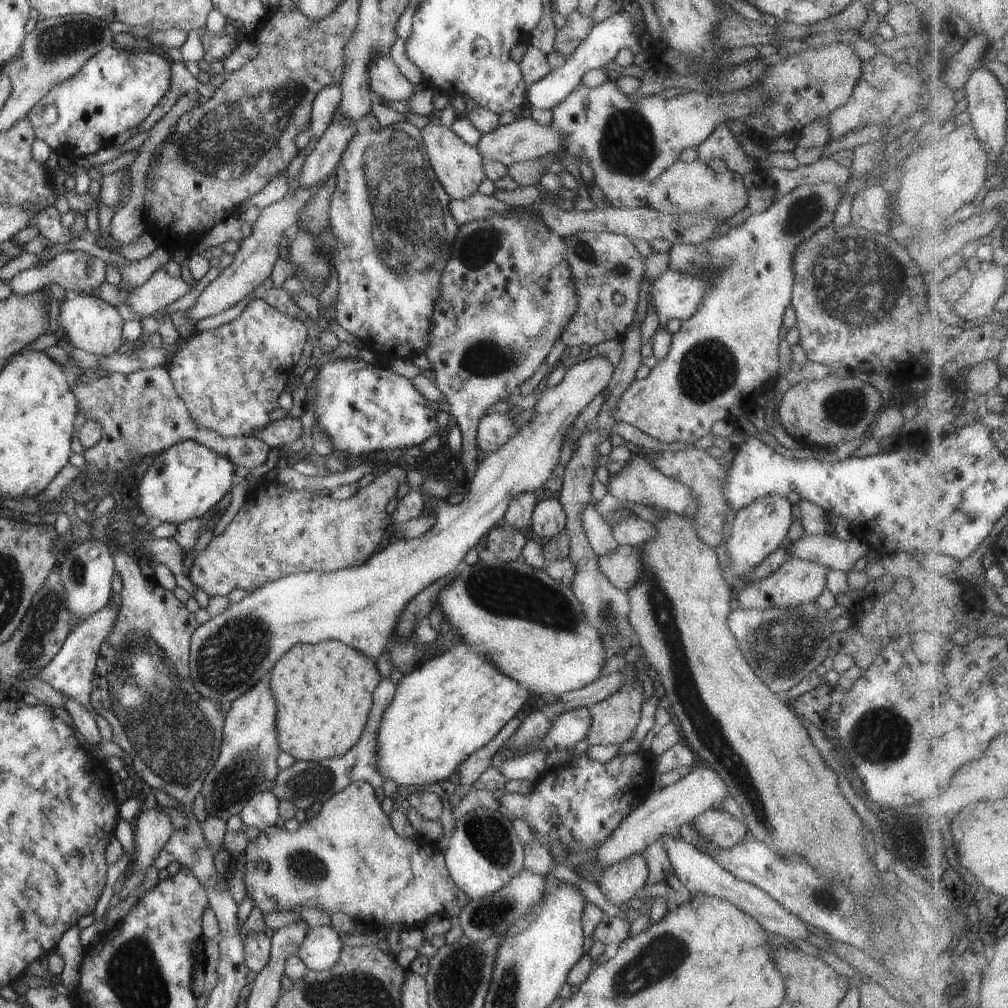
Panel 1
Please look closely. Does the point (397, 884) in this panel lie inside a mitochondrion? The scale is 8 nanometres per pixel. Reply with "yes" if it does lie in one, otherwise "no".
no

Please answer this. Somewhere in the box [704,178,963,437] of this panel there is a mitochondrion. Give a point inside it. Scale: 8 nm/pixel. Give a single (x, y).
(856, 286)

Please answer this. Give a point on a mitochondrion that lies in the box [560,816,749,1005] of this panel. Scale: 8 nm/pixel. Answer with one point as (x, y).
(662, 958)

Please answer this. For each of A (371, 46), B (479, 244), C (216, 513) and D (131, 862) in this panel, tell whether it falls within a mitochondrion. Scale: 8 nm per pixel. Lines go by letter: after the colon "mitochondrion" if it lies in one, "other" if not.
A: mitochondrion
B: mitochondrion
C: other
D: other

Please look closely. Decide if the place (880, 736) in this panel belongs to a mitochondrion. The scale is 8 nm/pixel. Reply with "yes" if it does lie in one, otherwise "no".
yes

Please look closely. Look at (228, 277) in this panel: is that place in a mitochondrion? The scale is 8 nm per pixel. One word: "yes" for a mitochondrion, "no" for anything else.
no

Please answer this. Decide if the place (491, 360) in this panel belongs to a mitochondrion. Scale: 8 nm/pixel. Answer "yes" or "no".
yes

